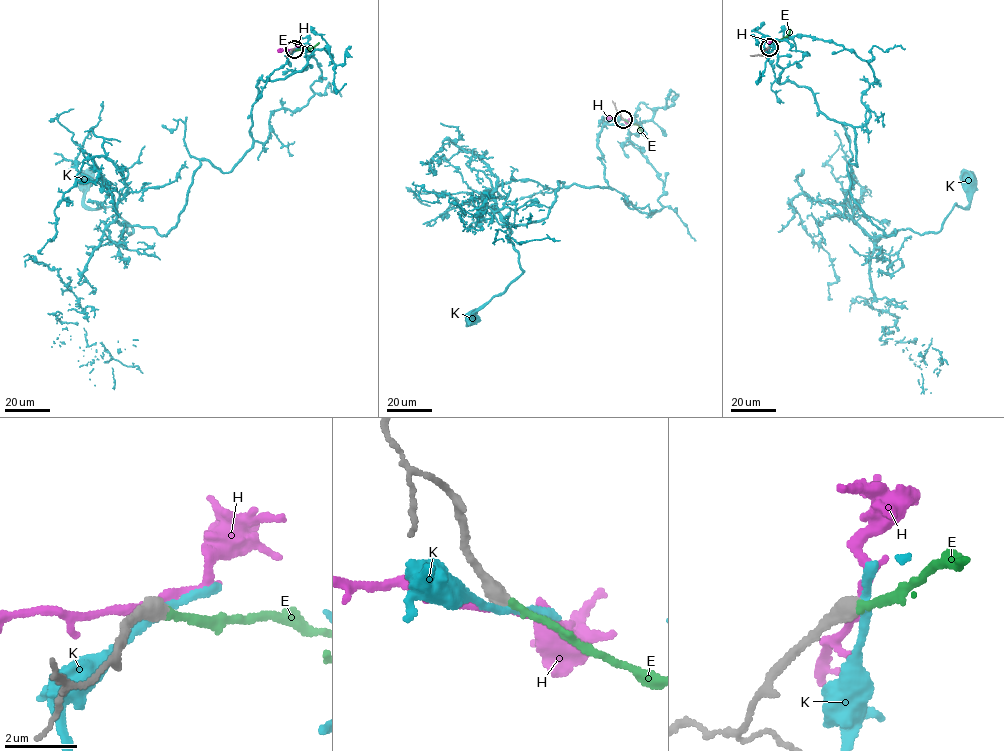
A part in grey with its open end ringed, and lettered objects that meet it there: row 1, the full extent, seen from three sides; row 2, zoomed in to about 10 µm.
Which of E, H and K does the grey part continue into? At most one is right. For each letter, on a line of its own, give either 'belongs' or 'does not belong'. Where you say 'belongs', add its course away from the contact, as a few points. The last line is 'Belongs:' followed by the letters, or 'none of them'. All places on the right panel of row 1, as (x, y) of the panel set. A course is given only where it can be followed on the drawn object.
E: belongs | via (769, 47), (790, 29)
H: does not belong
K: does not belong
Belongs: E

